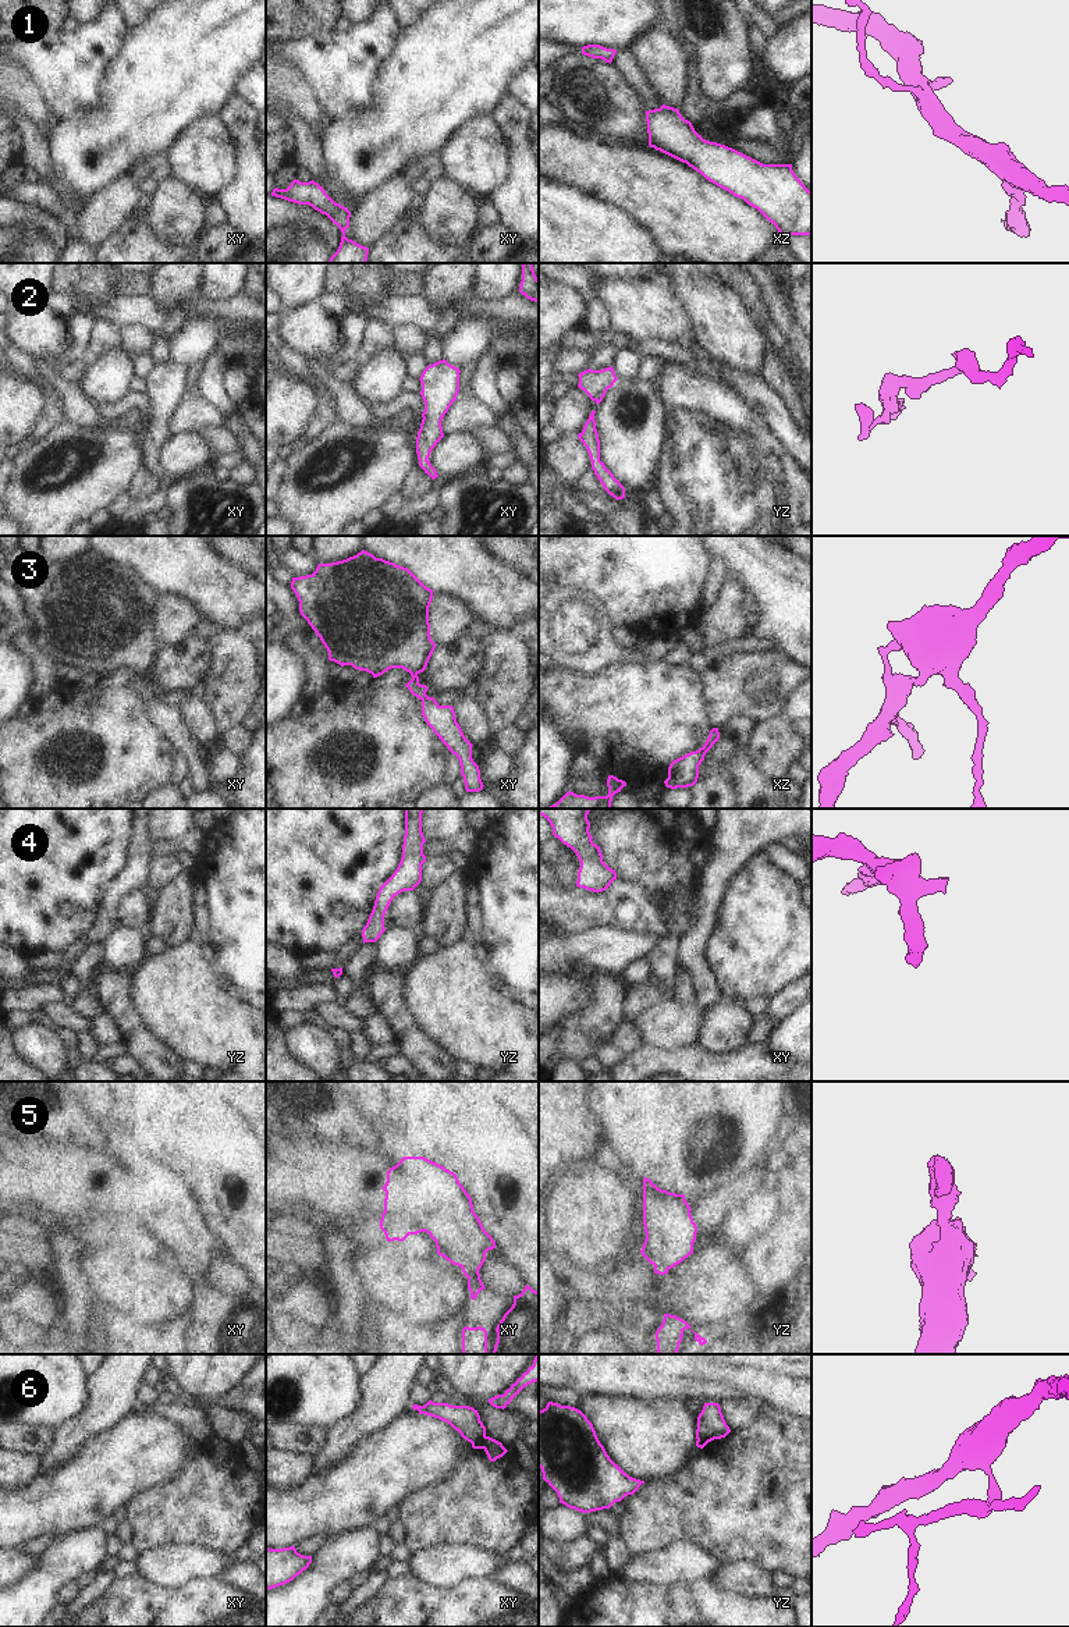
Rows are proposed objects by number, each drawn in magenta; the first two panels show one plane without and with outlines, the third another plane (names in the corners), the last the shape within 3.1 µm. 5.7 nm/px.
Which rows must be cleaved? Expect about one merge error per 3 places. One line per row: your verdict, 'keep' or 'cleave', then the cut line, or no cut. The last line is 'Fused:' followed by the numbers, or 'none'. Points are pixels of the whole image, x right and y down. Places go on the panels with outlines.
1: keep | no cut
2: keep | no cut
3: keep | no cut
4: keep | no cut
5: keep | no cut
6: cleave | xy (485, 1435), (472, 1443)
Fused: 6

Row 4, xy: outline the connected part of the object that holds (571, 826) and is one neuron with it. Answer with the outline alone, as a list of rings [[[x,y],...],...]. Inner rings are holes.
[[[539,809],[539,814],[553,827],[553,835],[571,848],[580,862],[576,887],[603,892],[617,880],[617,873],[603,862],[600,846],[592,841],[589,811],[590,809]]]

